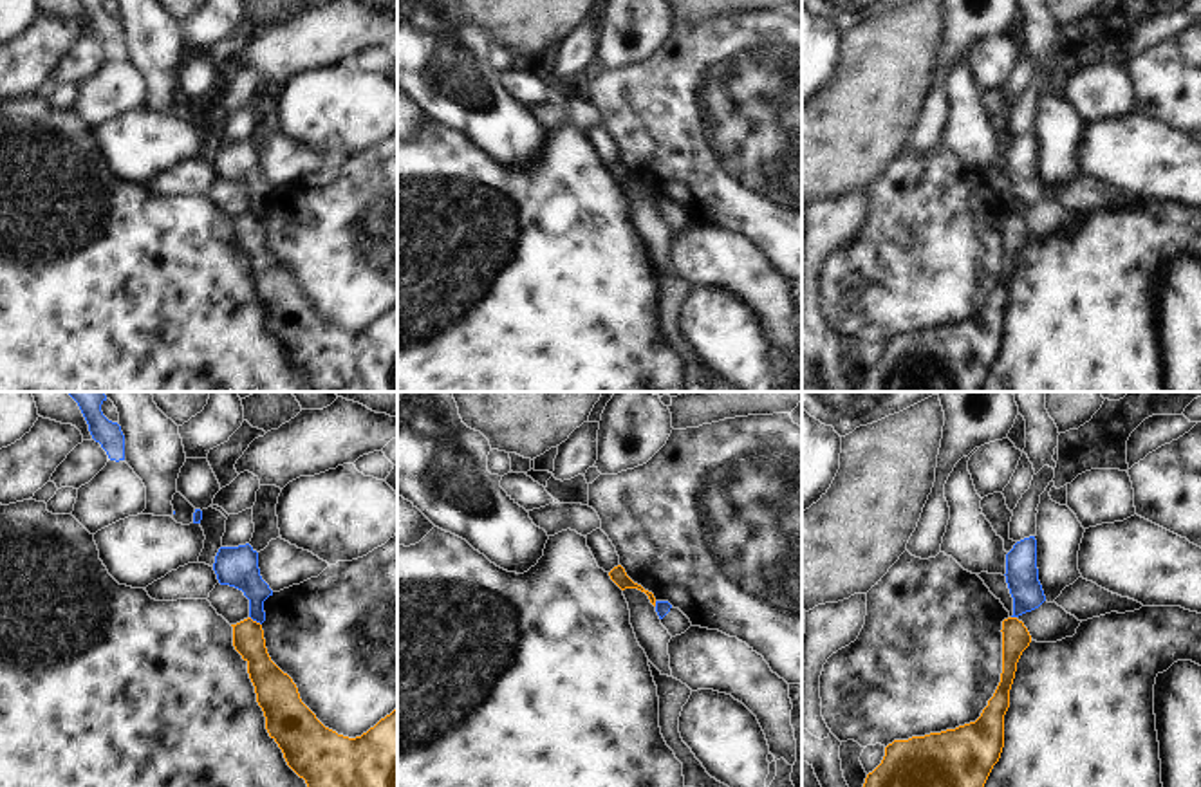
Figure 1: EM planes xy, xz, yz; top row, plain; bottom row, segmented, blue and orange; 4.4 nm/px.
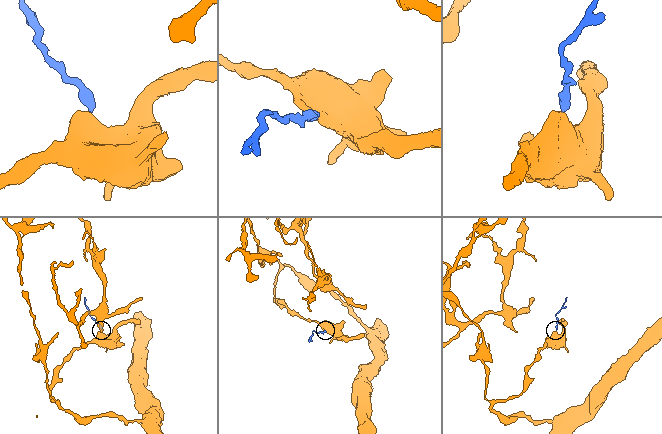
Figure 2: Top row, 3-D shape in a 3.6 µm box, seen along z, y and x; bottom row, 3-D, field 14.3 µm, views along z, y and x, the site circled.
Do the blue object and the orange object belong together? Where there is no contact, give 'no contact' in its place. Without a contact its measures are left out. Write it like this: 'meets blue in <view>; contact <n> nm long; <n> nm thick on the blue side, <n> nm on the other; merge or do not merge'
meets blue in xy; contact 70 nm long; 180 nm thick on the blue side, 140 nm on the other; do not merge

